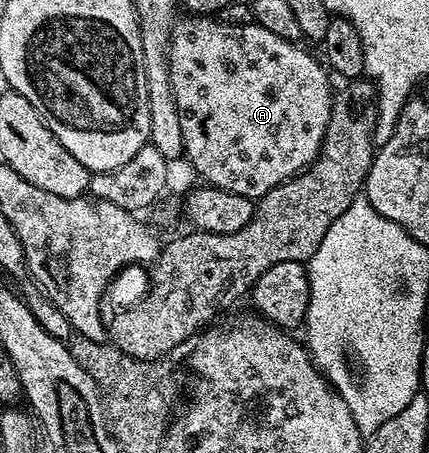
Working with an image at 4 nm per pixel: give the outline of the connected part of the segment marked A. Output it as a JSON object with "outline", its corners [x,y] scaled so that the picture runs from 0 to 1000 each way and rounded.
{"outline":[[[487,35],[434,42],[410,42],[396,55],[394,121],[389,126],[394,181],[403,190],[403,216],[413,225],[413,243],[422,260],[422,296],[431,305],[431,322],[427,325],[431,344],[485,408],[522,415],[527,424],[562,428],[564,433],[587,437],[613,433],[650,406],[664,404],[674,391],[690,389],[706,373],[720,369],[732,358],[734,347],[741,344],[772,258],[772,232],[776,227],[774,170],[767,166],[765,152],[741,130],[734,135],[711,108],[697,106],[706,102],[699,102],[690,91],[655,84],[646,75],[627,75],[627,66],[618,66],[606,53],[520,53],[506,40]]]}

